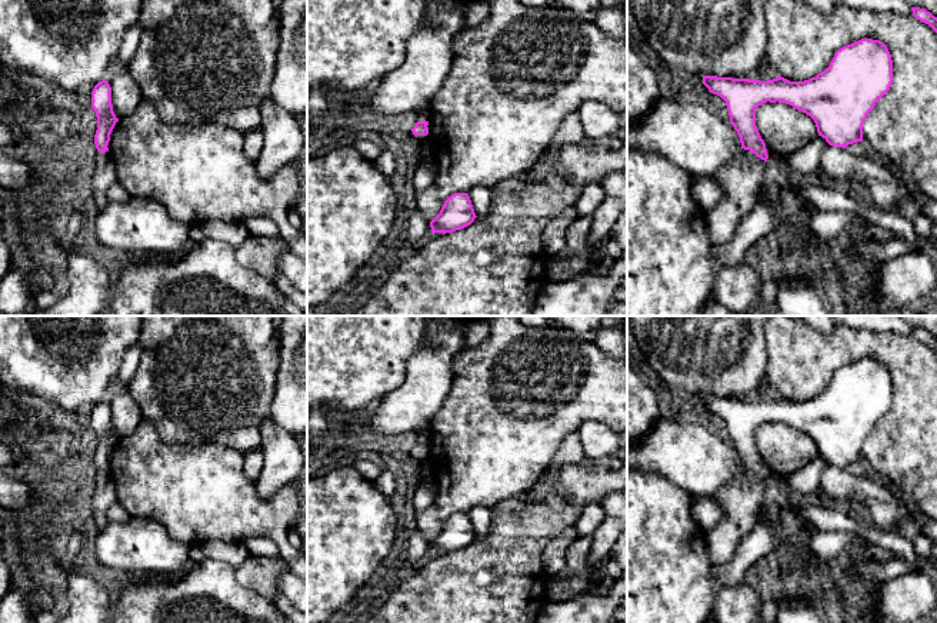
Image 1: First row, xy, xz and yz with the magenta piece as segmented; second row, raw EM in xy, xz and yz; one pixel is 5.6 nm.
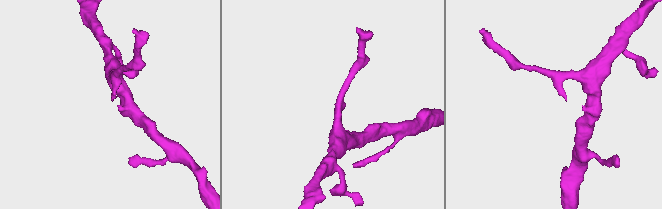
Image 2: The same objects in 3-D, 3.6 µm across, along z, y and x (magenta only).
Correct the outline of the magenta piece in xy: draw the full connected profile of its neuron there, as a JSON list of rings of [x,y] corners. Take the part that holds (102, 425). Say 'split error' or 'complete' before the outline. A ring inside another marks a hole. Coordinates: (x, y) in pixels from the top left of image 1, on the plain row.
complete | [[[99,402],[91,412],[91,427],[97,437],[97,450],[94,454],[94,464],[97,472],[109,472],[110,454],[119,442],[113,432],[111,407],[109,402]]]

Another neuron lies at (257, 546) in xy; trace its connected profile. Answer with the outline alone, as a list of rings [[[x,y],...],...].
[[[256,536],[244,540],[243,543],[251,556],[280,556],[276,544],[266,537]]]

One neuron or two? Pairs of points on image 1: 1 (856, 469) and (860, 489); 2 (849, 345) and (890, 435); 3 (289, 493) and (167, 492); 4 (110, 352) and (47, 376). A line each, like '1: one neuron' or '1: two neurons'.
1: two neurons
2: one neuron
3: one neuron
4: one neuron

